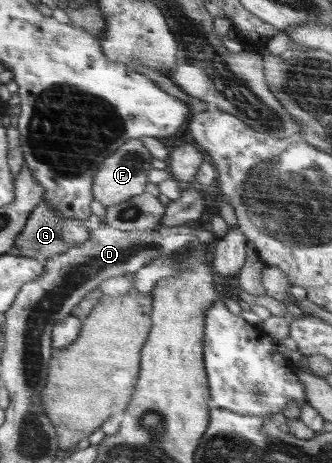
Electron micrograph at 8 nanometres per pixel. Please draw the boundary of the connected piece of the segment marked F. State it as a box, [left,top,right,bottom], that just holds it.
[94,138,153,208]

